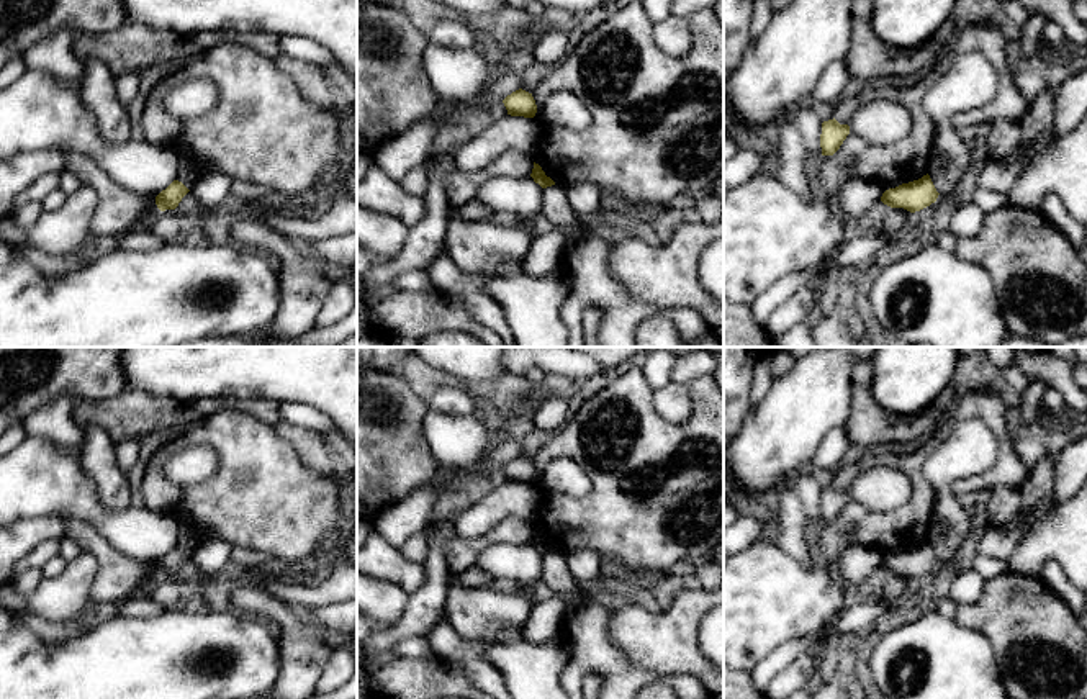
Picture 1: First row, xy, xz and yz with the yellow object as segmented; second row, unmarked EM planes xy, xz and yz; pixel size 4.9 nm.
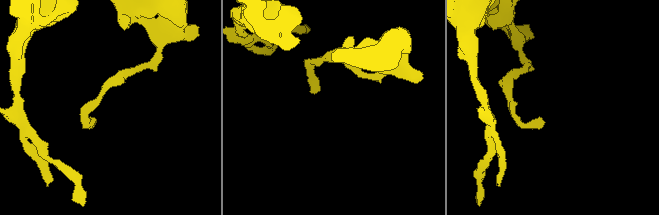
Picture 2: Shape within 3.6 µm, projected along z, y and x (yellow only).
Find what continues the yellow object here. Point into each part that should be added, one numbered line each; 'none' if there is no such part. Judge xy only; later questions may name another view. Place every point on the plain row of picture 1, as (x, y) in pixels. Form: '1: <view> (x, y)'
none

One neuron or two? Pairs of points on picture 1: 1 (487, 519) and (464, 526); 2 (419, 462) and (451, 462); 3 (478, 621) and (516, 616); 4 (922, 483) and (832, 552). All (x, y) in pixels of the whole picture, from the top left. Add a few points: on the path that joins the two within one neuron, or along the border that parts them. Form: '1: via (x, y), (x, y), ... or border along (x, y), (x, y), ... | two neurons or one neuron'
1: via (482, 519), (469, 523) | one neuron
2: border along (421, 424), (429, 447), (432, 475), (408, 493) | two neurons
3: via (488, 616), (506, 616) | one neuron
4: via (909, 511), (896, 524), (850, 524) | one neuron

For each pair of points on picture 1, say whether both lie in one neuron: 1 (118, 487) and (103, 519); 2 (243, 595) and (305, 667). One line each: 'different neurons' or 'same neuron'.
1: different neurons
2: same neuron

